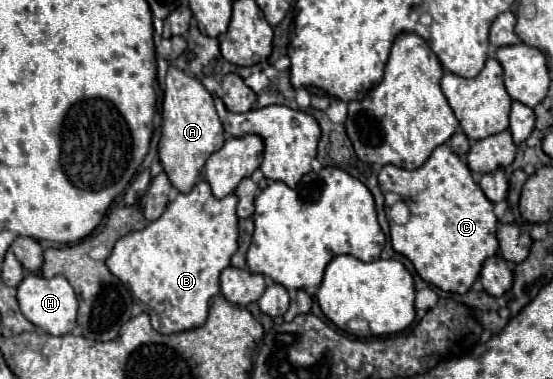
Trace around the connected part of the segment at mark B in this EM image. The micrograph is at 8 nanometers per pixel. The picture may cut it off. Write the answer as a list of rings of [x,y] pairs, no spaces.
[[[200,180],[188,194],[178,194],[158,220],[144,230],[122,236],[106,258],[108,270],[130,286],[152,316],[152,328],[160,334],[194,330],[206,322],[210,298],[220,292],[220,272],[230,266],[230,258],[238,250],[236,204],[234,194],[218,200]]]

